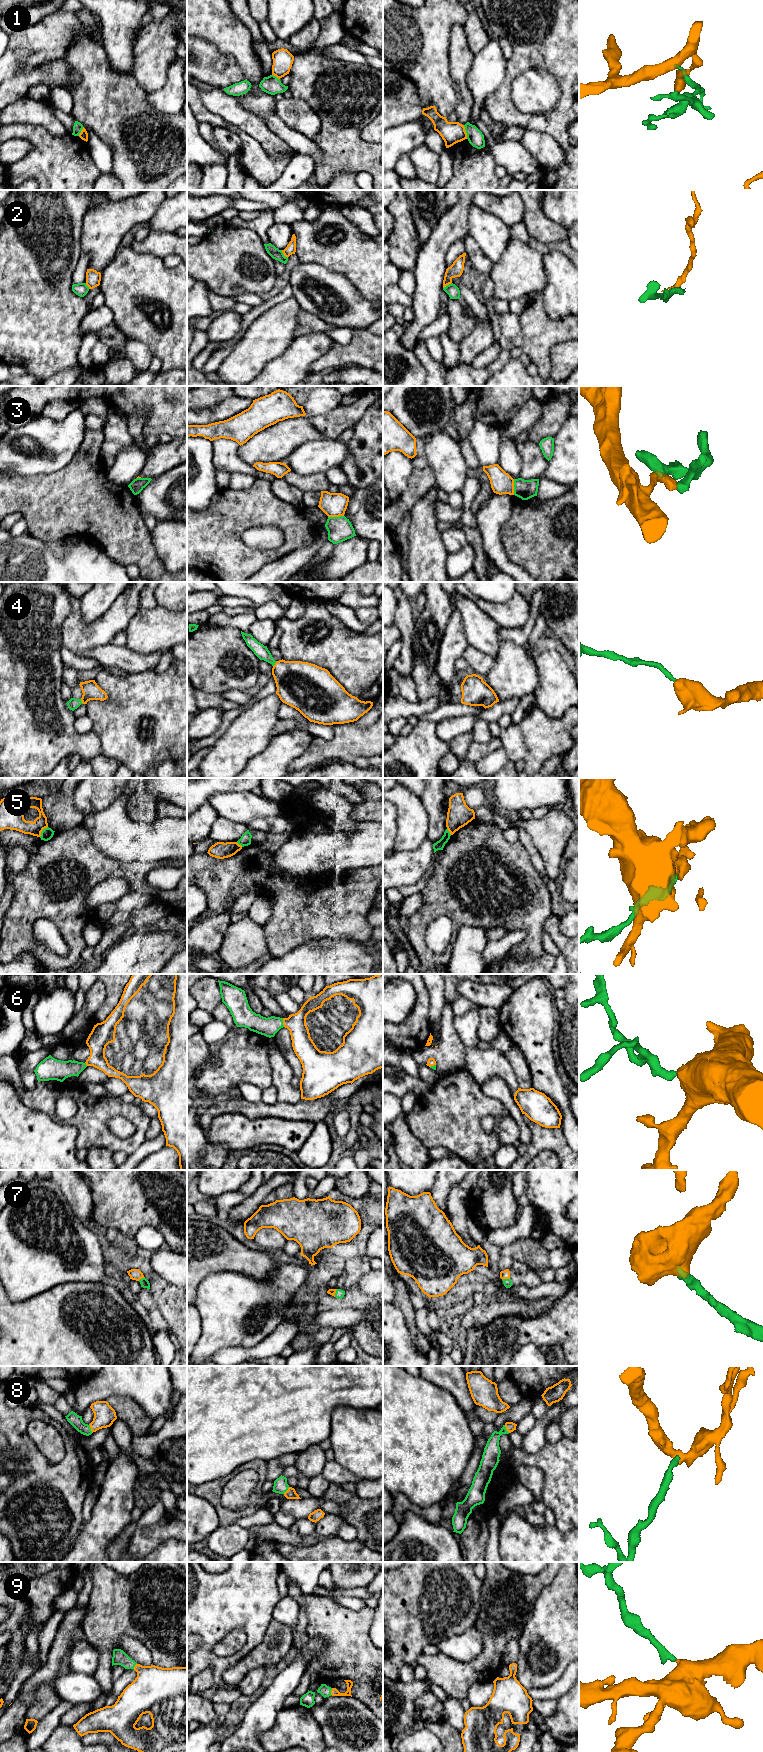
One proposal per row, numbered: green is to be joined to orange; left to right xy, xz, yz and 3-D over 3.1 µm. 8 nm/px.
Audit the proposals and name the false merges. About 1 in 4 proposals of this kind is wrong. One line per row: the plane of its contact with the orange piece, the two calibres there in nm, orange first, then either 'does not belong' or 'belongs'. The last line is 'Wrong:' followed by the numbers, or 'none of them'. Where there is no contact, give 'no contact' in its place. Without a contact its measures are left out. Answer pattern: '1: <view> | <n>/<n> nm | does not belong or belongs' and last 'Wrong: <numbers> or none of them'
1: yz | 180/130 nm | does not belong
2: xz | 80/90 nm | does not belong
3: xz | 190/190 nm | does not belong
4: xz | 380/110 nm | belongs
5: xy | 170/90 nm | does not belong
6: xz | 170/150 nm | belongs
7: yz | 70/70 nm | belongs
8: xy | 180/100 nm | belongs
9: xz | 60/90 nm | belongs
Wrong: 1, 2, 3, 5

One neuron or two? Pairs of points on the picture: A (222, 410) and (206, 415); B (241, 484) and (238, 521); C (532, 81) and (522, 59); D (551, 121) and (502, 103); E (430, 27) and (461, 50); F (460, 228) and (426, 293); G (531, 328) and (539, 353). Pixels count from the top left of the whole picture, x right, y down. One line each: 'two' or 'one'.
A: one
B: two
C: two
D: one
E: two
F: one
G: one

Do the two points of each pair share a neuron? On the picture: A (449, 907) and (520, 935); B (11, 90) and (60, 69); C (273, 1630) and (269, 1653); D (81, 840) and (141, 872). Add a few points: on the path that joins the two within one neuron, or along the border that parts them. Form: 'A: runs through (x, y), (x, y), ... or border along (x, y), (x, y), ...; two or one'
A: border along (525, 929), (525, 937), (505, 954); two
B: runs through (23, 84), (40, 75), (48, 75); one
C: runs through (268, 1636), (267, 1647); one
D: runs through (94, 856), (106, 868), (125, 870); one

